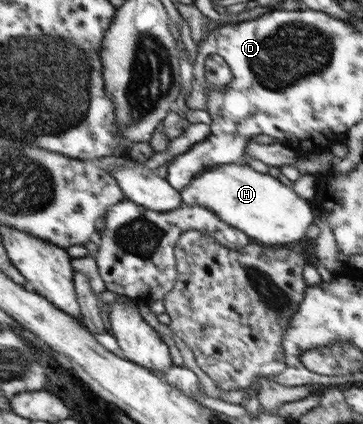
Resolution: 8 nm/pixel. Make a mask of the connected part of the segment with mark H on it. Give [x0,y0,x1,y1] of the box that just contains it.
[179,163,313,245]

